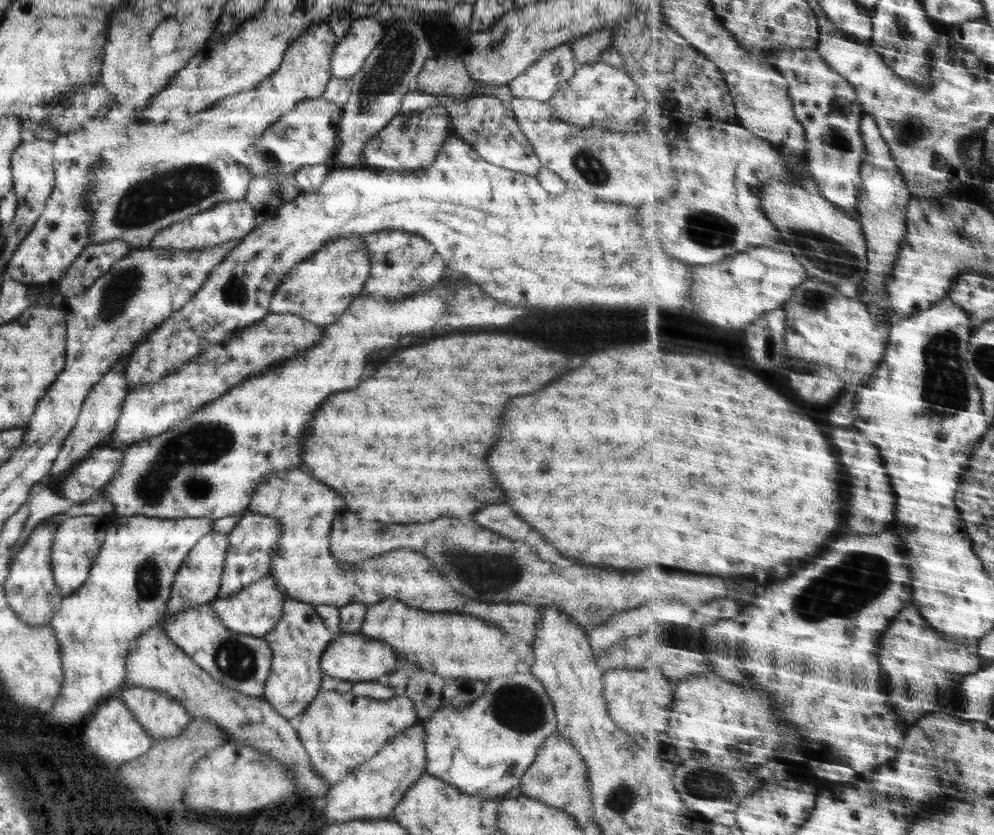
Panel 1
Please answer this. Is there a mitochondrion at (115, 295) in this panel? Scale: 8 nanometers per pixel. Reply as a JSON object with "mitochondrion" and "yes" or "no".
{"mitochondrion":"yes"}

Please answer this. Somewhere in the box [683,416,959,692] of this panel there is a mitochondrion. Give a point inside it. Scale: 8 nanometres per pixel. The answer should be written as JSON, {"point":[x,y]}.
{"point":[849,590]}

